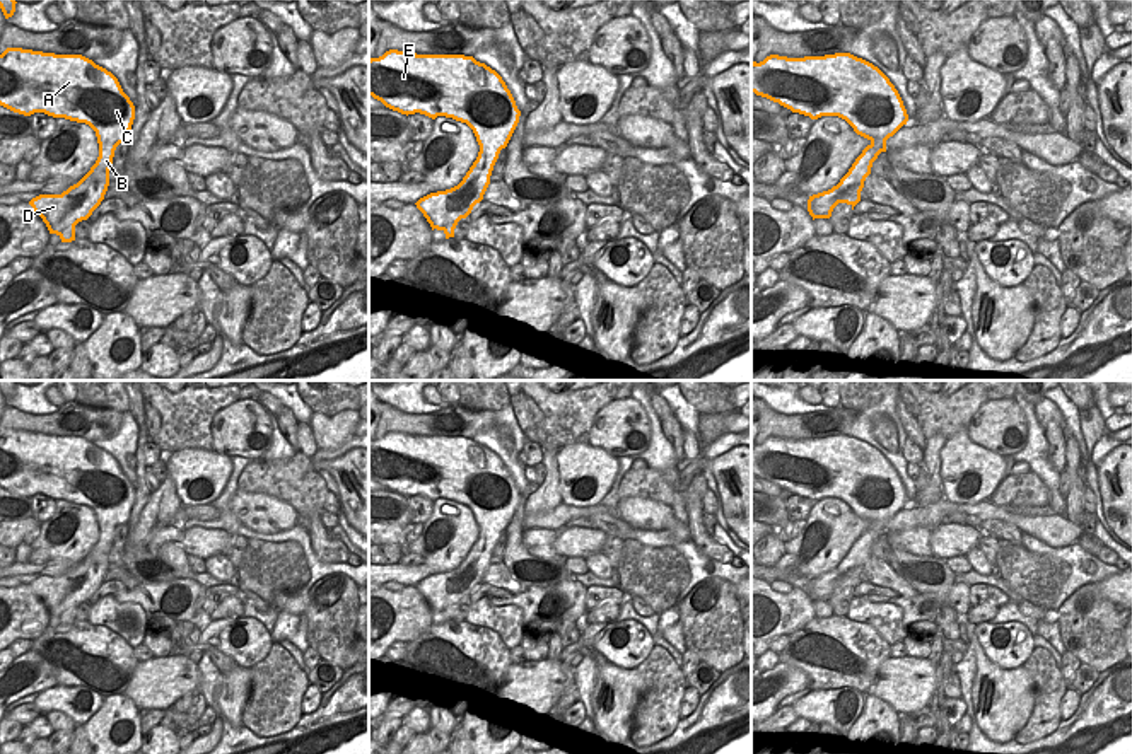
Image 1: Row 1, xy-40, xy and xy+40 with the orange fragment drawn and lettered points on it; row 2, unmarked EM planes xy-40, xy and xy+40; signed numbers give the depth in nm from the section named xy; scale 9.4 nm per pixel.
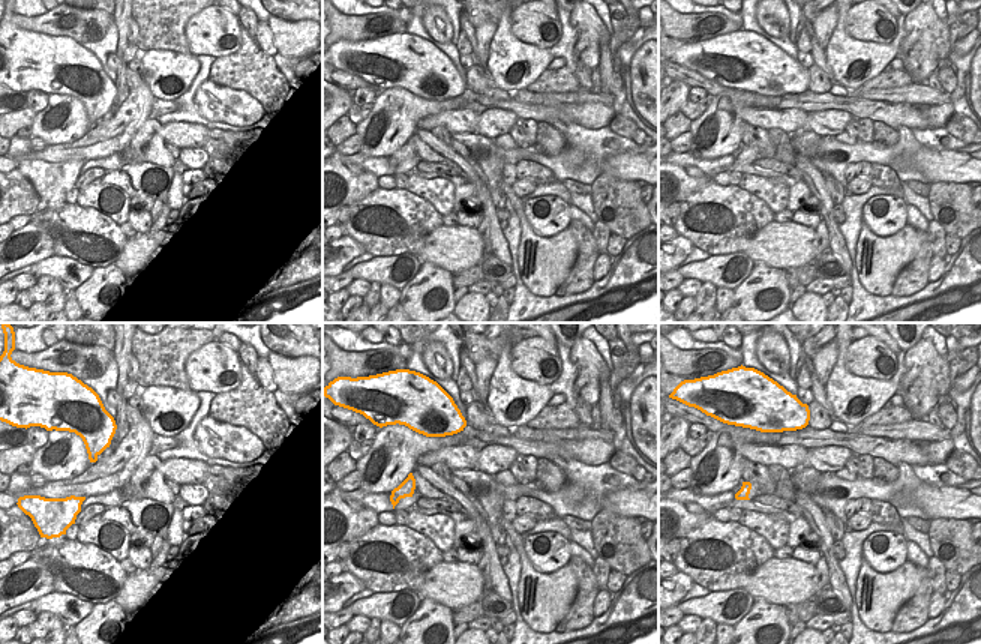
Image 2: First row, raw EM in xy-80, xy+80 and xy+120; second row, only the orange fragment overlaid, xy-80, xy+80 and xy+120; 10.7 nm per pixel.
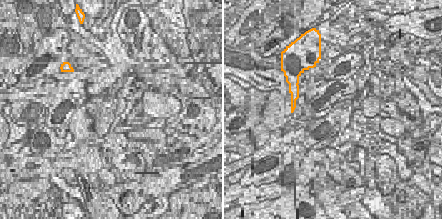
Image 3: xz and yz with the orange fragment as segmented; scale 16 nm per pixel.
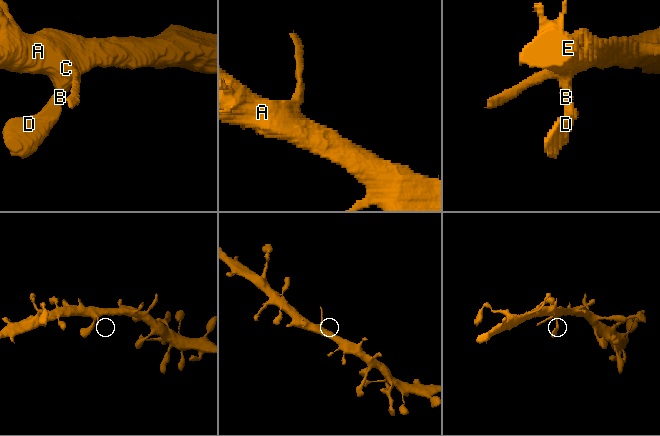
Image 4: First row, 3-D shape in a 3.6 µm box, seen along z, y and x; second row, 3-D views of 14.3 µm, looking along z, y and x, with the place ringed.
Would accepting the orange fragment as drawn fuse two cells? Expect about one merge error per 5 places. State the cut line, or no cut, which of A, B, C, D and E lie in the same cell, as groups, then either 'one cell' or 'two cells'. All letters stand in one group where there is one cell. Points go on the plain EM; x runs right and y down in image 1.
no cut | A B C D E | one cell

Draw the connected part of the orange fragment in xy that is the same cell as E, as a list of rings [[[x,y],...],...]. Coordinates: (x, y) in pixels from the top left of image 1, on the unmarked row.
[[[389,432],[369,442],[369,478],[401,496],[452,500],[466,505],[480,534],[463,563],[415,587],[446,621],[483,582],[493,548],[507,529],[521,493],[502,459],[464,437],[417,437]]]

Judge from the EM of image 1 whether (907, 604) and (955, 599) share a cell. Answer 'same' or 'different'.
same

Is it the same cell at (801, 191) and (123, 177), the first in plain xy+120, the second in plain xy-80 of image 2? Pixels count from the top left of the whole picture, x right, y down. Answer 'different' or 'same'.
same

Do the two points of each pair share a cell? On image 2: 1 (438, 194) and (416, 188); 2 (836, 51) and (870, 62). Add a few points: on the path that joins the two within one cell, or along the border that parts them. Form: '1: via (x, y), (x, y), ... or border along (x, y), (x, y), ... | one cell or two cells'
1: via (432, 191), (422, 188) | one cell
2: via (845, 56), (861, 59) | one cell

